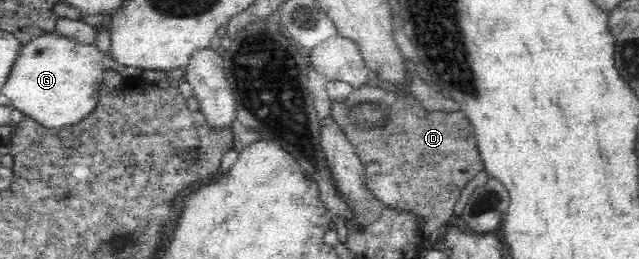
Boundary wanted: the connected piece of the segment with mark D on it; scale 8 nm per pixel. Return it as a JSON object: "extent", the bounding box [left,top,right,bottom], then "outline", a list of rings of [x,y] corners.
{"extent":[330,84,484,240],"outline":[[[375,84],[353,88],[347,98],[332,102],[330,117],[341,127],[367,169],[366,184],[374,196],[394,211],[413,212],[425,226],[425,236],[432,240],[449,221],[465,185],[484,171],[481,153],[467,116],[461,111],[436,110],[427,113],[408,90],[398,93],[390,86]]]}

